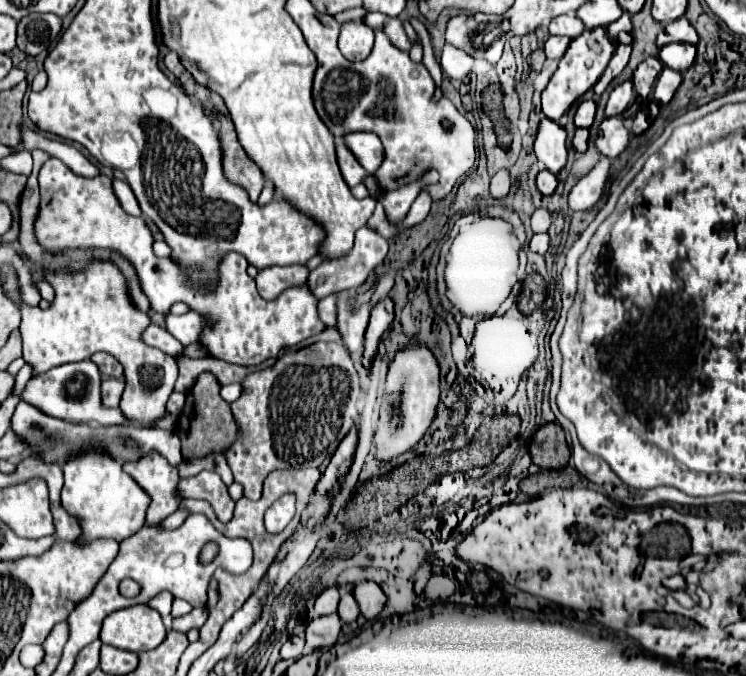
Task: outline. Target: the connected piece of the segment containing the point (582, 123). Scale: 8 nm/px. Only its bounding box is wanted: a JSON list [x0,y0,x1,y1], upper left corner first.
[574,100,596,128]

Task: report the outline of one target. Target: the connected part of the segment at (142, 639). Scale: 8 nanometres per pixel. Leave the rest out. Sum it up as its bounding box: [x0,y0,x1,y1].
[100,604,166,652]

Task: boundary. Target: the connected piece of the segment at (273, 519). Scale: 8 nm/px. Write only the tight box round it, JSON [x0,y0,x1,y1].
[264,496,294,532]

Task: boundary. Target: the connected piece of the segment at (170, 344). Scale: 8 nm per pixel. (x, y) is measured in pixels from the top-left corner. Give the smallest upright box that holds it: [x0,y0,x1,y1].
[142,324,184,356]

